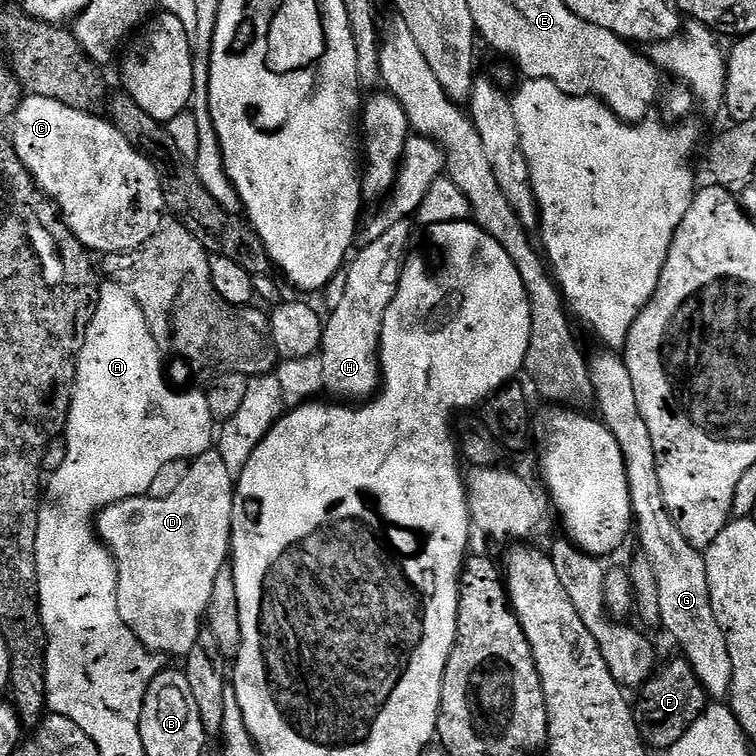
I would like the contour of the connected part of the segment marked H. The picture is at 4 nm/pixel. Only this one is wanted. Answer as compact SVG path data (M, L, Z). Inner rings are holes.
M409 219L399 220L382 234L381 238L369 241L347 267L348 281L343 296L335 301L335 308L327 317L324 326L324 337L320 343L318 353L324 371L324 386L330 393L337 392L337 397L347 398L352 402L360 402L365 398L376 395L381 383L380 374L380 335L382 334L382 322L384 321L386 310L393 304L394 296L400 285L400 278L403 272L403 264L412 245L412 226Z

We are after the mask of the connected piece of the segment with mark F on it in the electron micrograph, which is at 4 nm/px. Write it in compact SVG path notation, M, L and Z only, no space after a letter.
M683 658L672 660L669 664L661 663L658 674L653 675L647 684L639 689L640 701L635 701L634 715L640 731L640 738L649 749L661 748L667 750L694 726L697 718L704 713L706 693L702 682L698 682L698 674Z

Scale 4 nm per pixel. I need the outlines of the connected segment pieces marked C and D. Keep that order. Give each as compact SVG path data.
M28 94L21 99L20 106L16 109L14 117L16 129L10 133L10 139L14 147L16 147L16 153L22 158L26 170L30 170L30 174L36 179L36 185L54 201L56 207L63 213L62 218L68 225L68 229L84 243L85 248L89 252L93 254L131 252L133 248L140 248L146 242L153 240L159 234L160 229L165 227L166 220L164 220L164 216L166 217L166 205L164 195L162 194L162 186L160 185L161 175L157 165L153 164L148 157L143 156L134 146L130 146L130 142L116 129L116 125L109 122L105 117L104 121L102 117L103 115L100 114L84 112L81 108L71 108L62 102L51 100L51 98L42 98L41 96Z
M216 450L203 452L195 460L191 461L191 466L192 469L188 475L188 480L182 482L182 486L178 486L178 490L174 494L170 494L170 498L153 500L151 496L145 494L119 500L100 511L95 523L100 539L104 541L104 545L111 550L112 556L116 559L119 576L118 610L122 614L122 622L126 622L126 626L136 635L138 642L142 646L146 646L150 651L164 658L167 658L167 656L184 658L187 657L190 650L194 650L194 646L200 640L200 633L206 624L210 596L214 594L214 580L218 578L220 571L229 563L230 549L232 547L232 515L234 514L234 502L236 501L237 477L230 470L230 466L226 466L226 462L222 462L220 453Z

